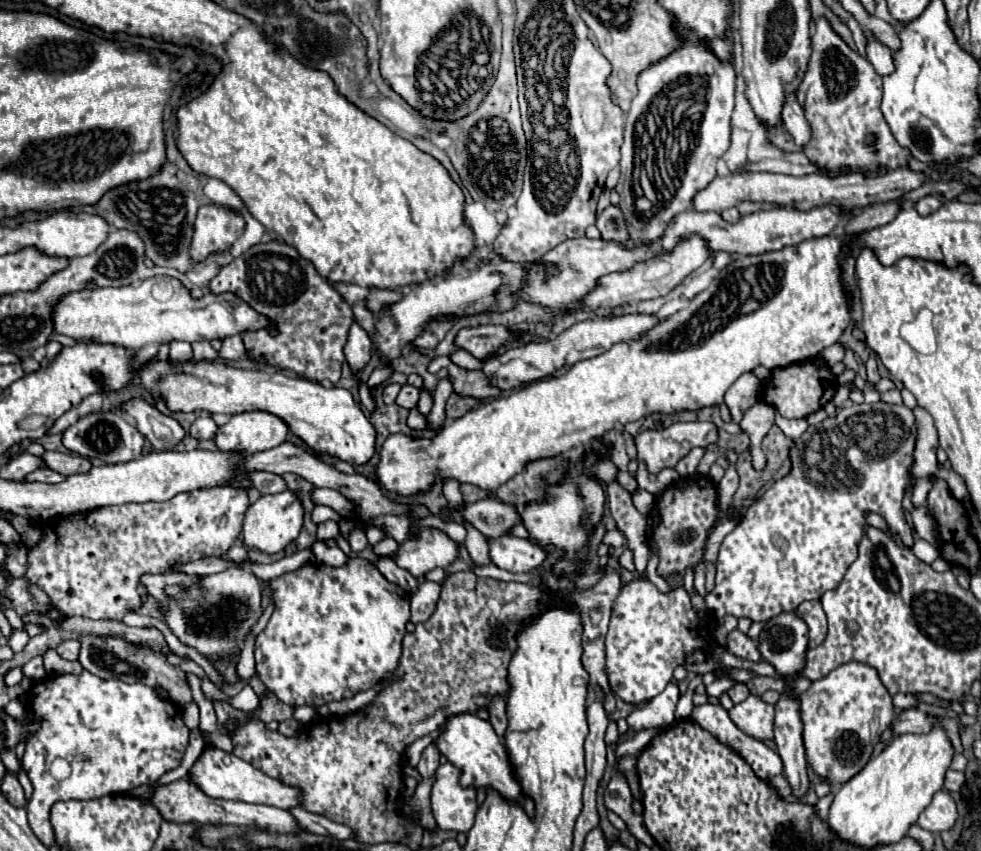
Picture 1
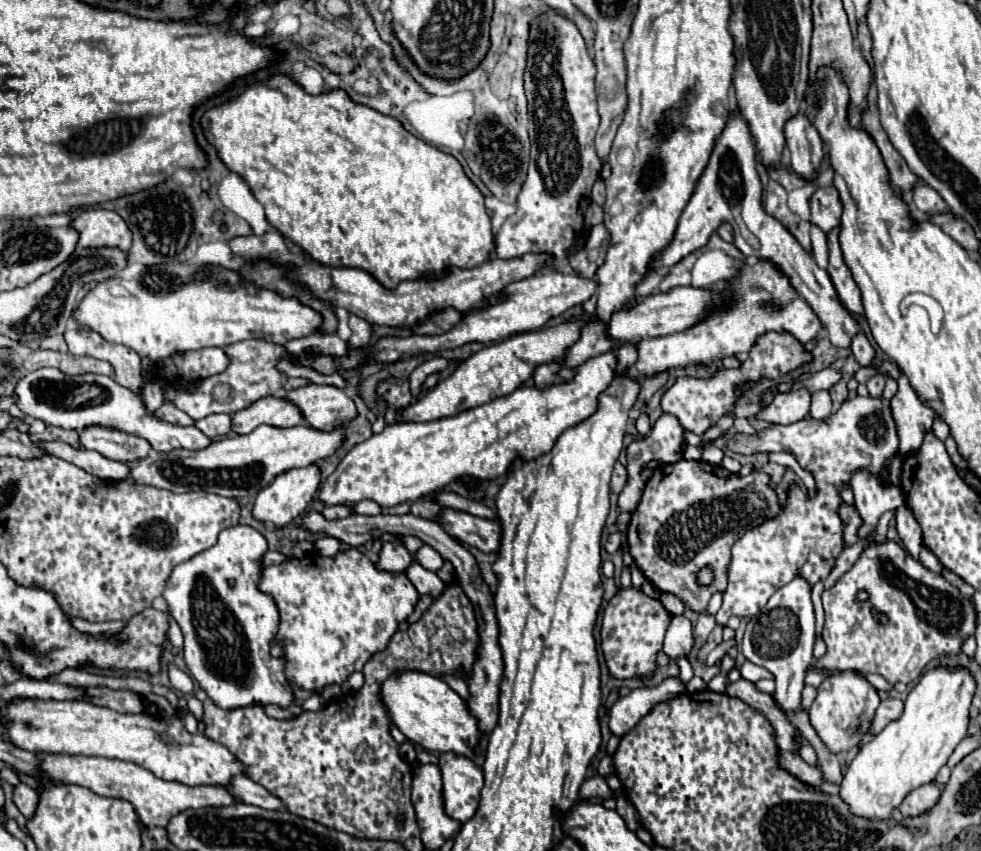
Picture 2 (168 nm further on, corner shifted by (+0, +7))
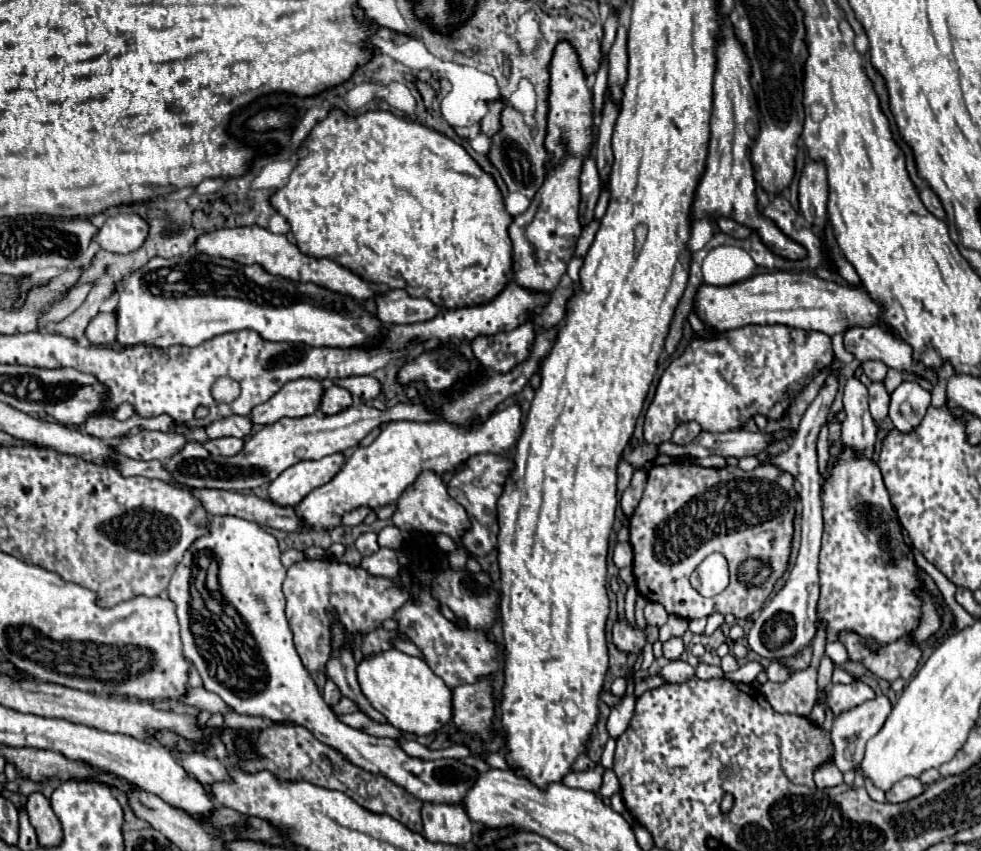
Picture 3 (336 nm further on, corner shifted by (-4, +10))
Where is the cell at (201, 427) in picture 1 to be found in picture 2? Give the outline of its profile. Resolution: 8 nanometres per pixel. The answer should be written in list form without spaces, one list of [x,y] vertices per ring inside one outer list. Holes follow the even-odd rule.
[[[209,415],[205,419],[199,419],[195,423],[199,431],[203,431],[207,437],[215,439],[221,435],[227,435],[231,431],[231,417],[229,415]]]

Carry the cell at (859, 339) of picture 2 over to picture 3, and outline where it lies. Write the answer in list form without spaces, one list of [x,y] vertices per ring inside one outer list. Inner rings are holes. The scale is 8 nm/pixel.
[[[863,362],[863,372],[871,382],[883,382],[887,366],[883,362]]]

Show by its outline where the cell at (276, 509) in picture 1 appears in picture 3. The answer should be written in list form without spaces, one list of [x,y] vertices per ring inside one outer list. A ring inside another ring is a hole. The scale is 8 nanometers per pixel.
[[[331,454],[321,460],[297,462],[291,470],[283,470],[269,486],[269,498],[281,506],[299,504],[315,486],[327,484],[343,466],[343,454]]]

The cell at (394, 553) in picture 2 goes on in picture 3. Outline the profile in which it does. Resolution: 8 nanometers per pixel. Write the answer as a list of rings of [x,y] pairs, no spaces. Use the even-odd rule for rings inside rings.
[[[381,548],[377,554],[363,556],[359,566],[363,566],[367,574],[379,576],[379,578],[395,578],[399,574],[399,560],[395,550],[391,548]]]

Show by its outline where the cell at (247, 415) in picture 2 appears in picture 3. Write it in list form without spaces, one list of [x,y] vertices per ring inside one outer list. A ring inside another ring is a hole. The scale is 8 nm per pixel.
[[[297,378],[287,382],[273,398],[255,406],[251,412],[253,424],[273,424],[281,418],[309,416],[319,410],[325,388],[321,380]]]

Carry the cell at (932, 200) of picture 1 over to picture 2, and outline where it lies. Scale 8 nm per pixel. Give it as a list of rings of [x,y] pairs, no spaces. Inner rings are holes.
[[[917,185],[913,189],[913,201],[917,209],[927,215],[947,211],[947,203],[943,201],[943,197],[939,197],[939,193],[935,193],[935,189],[931,189],[929,185]]]

